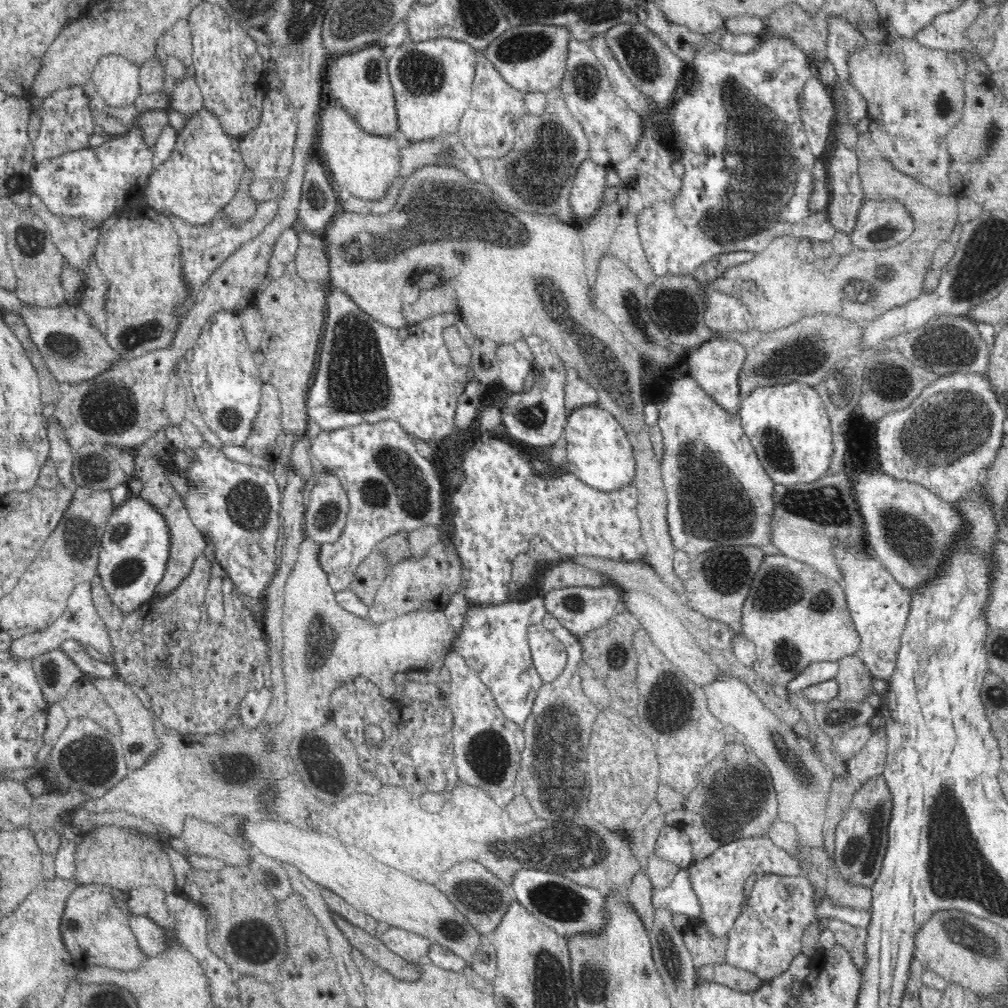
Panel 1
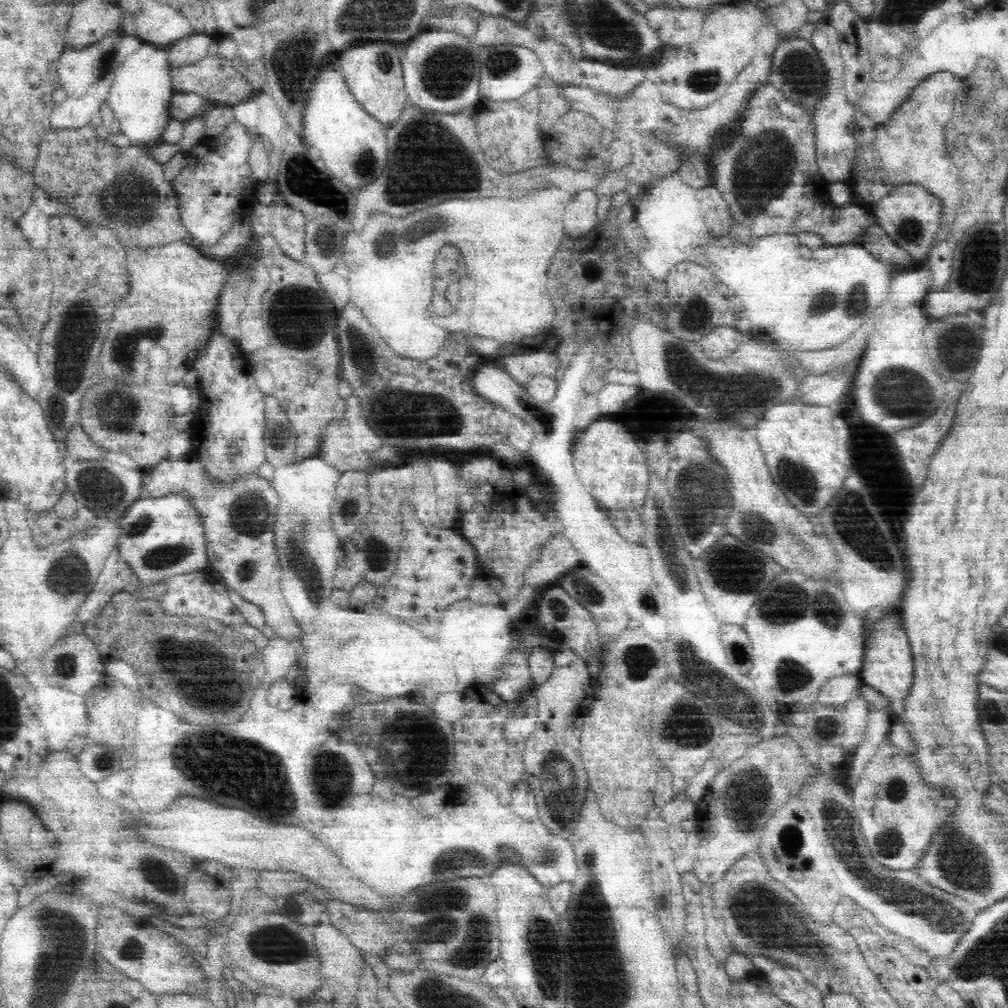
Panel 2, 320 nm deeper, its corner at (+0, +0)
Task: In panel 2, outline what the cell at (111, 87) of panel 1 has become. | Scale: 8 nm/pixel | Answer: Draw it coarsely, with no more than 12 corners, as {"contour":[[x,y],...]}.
{"contour":[[143,42],[99,92],[133,142],[170,117],[166,49]]}

